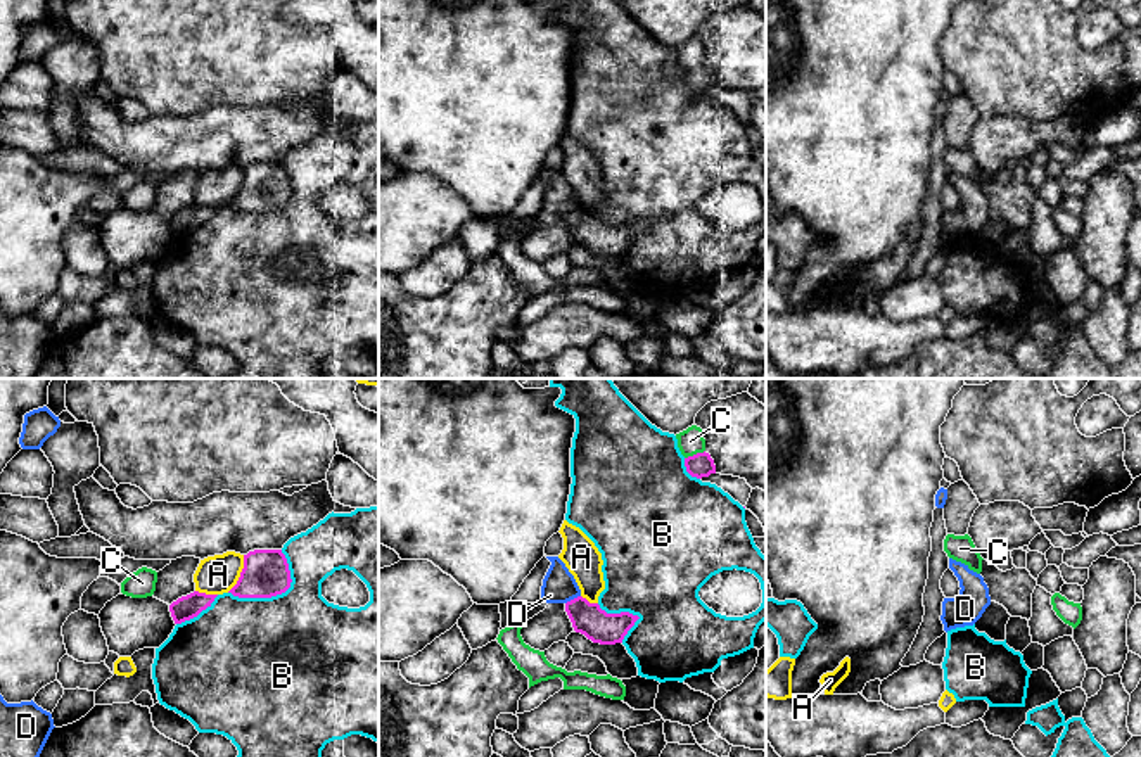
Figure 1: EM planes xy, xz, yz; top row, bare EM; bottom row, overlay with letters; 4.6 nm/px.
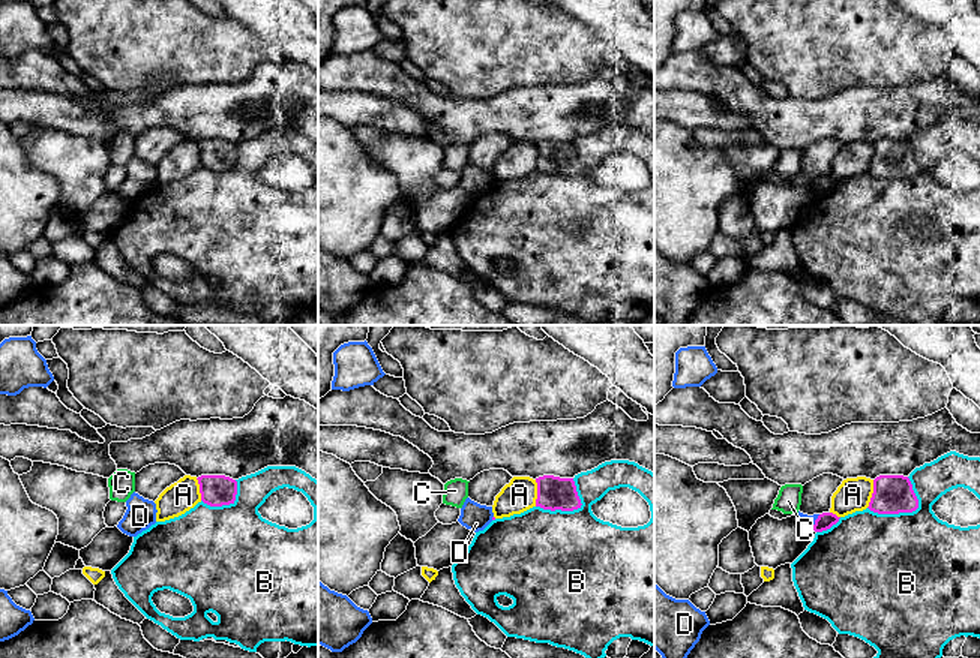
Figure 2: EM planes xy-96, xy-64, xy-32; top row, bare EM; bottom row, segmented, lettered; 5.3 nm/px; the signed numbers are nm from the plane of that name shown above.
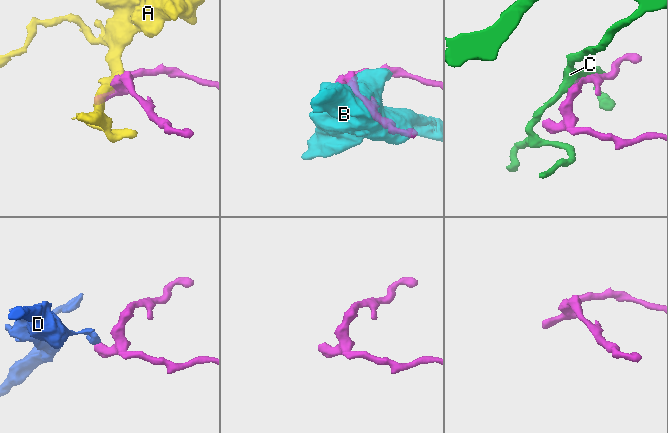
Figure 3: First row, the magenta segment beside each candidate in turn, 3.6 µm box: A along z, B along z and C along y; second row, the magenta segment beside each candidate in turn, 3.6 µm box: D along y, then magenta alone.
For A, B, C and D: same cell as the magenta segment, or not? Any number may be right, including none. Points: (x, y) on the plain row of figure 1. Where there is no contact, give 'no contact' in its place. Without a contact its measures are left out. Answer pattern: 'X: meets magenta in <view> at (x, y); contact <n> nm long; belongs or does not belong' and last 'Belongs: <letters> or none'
A: meets magenta in xy at (241, 187); contact 190 nm long; does not belong
B: meets magenta in xy at (277, 206); contact 320 nm long; does not belong
C: meets magenta in xz at (694, 68); contact 100 nm long; does not belong
D: meets magenta in xz at (574, 211); contact 80 nm long; does not belong
Belongs: none

